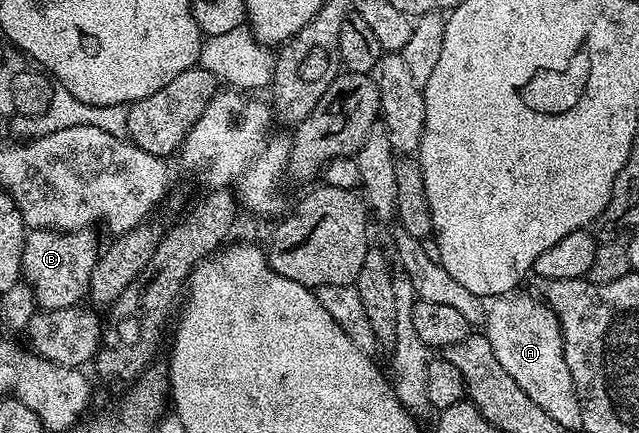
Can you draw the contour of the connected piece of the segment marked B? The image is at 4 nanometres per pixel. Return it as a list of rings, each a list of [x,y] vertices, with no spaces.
[[[32,228],[25,237],[22,278],[33,290],[37,306],[42,311],[78,306],[89,292],[91,273],[96,264],[99,246],[92,228],[69,232],[54,232],[50,228]]]

